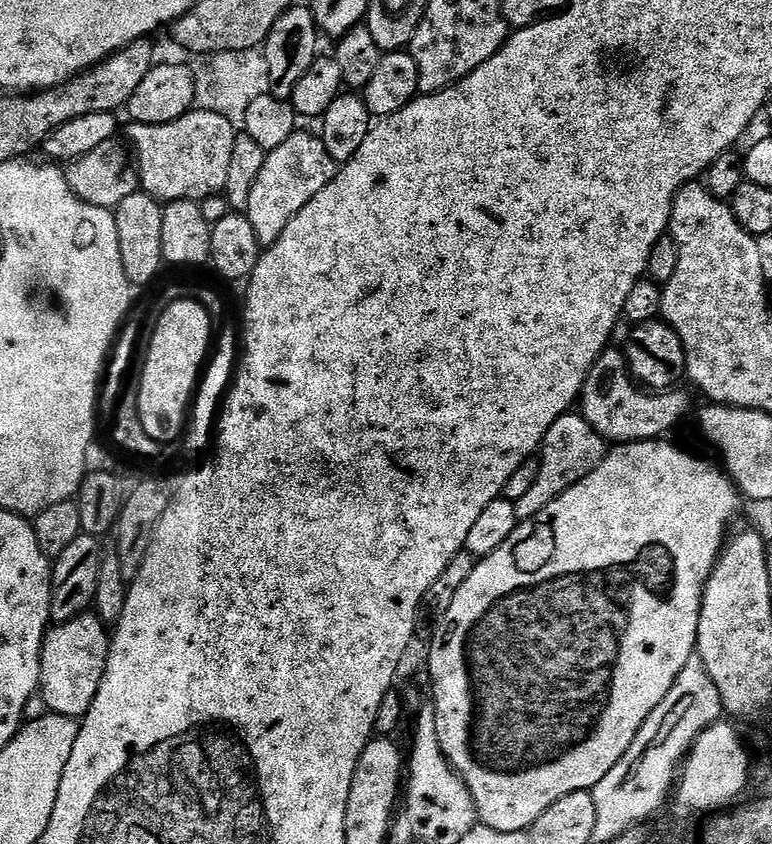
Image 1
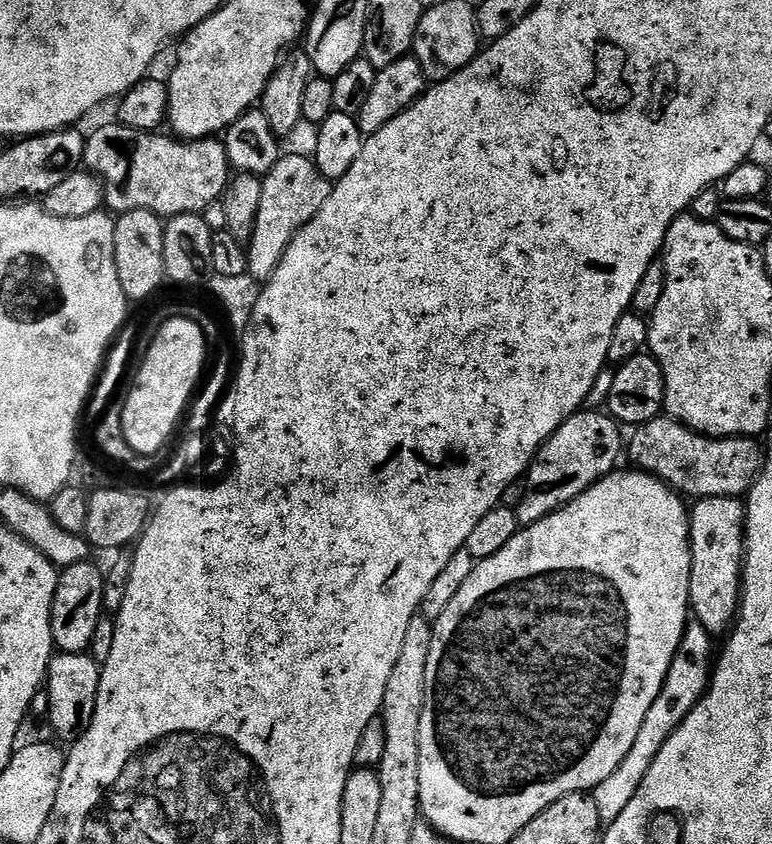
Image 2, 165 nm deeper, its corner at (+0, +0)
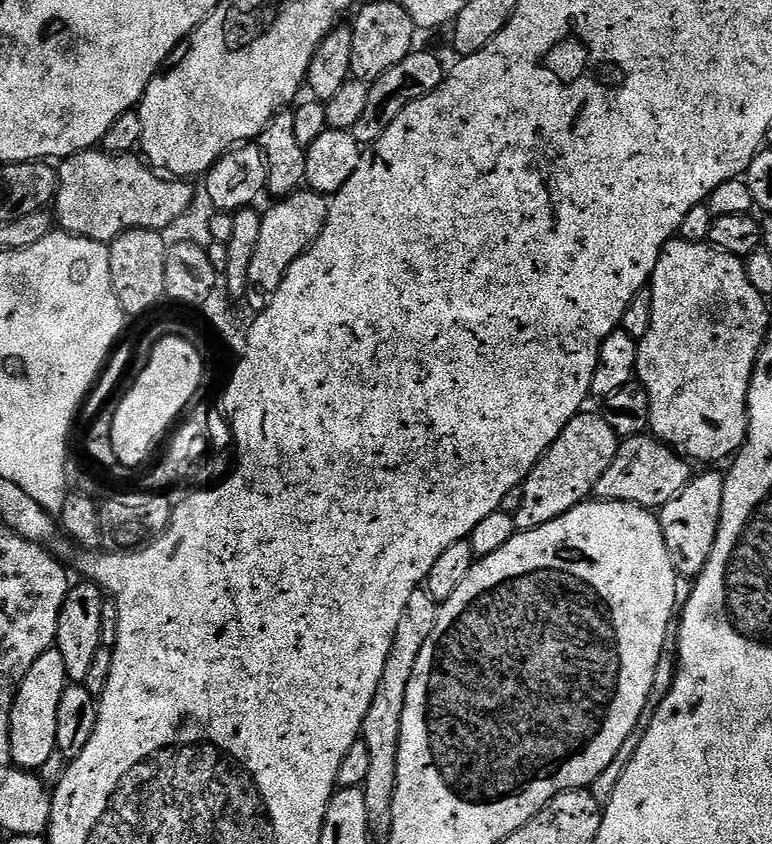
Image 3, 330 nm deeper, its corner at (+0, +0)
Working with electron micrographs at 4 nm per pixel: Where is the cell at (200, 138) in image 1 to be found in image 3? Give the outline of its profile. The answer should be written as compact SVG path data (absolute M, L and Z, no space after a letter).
M103 150L79 152L77 156L65 156L59 161L54 220L63 231L72 236L90 238L94 242L106 245L118 239L129 228L160 232L186 213L194 193L193 185L188 184L191 183L184 178L165 178L136 154L115 156Z

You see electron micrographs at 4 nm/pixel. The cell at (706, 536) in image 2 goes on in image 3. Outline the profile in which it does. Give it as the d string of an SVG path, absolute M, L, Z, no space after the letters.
M716 472L693 475L692 481L674 499L659 509L658 519L662 526L662 538L670 554L670 562L676 568L677 577L695 578L706 566L710 550L714 550L714 538L718 534L722 514L724 476Z

